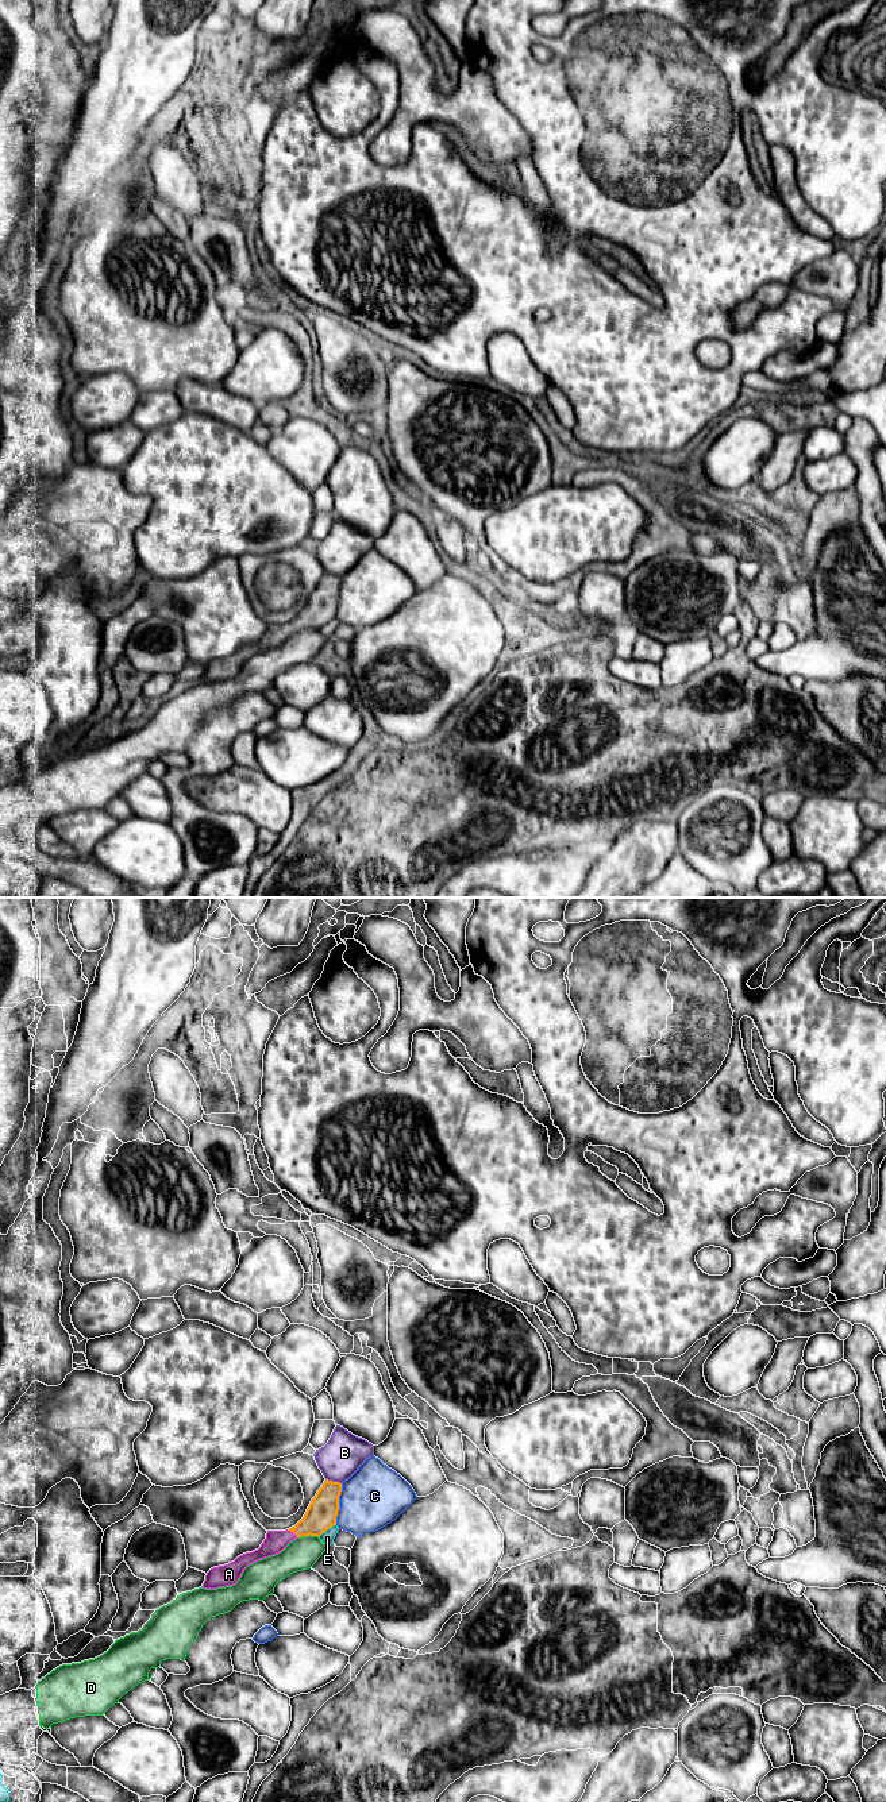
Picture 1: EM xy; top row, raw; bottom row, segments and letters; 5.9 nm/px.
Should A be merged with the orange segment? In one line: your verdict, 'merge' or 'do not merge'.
merge

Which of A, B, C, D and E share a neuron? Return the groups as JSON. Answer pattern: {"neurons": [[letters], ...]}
{"neurons": [["A"], ["B"], ["C"], ["D"], ["E"]]}

